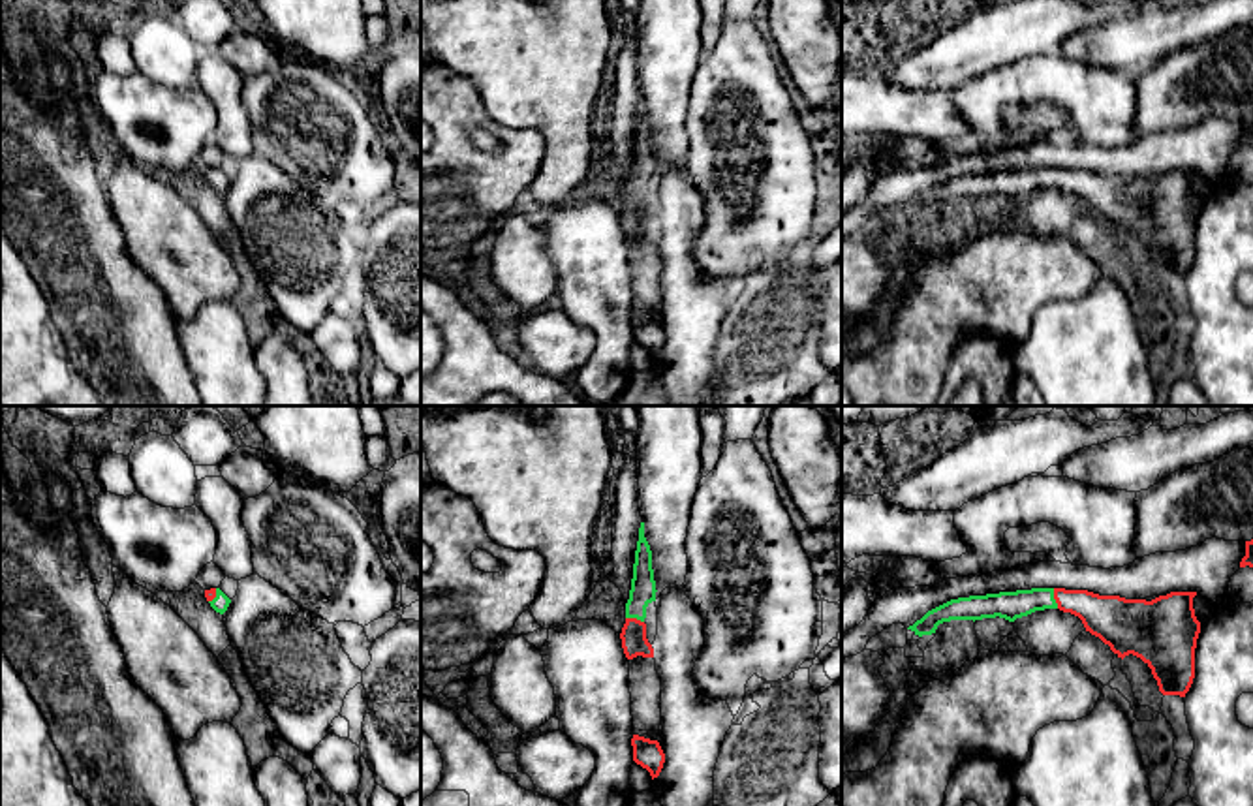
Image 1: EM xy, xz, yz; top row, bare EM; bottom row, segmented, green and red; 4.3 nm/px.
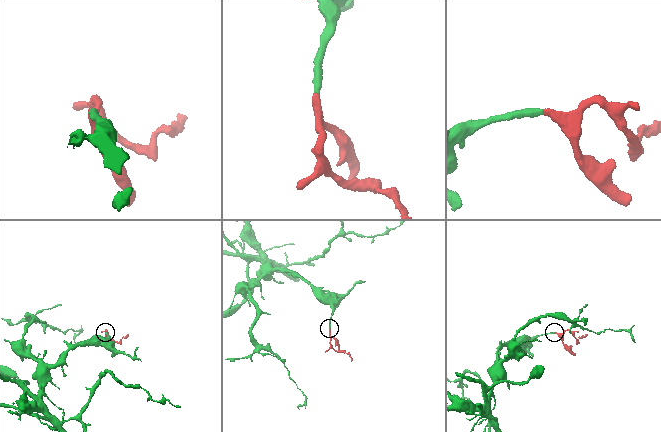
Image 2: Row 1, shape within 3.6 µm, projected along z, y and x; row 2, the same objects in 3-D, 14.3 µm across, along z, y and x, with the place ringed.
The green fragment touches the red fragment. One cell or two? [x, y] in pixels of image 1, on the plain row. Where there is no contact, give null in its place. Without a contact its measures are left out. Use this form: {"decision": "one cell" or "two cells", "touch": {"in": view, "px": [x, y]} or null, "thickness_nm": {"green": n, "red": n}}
{"decision": "one cell", "touch": {"in": "yz", "px": [1052, 177]}, "thickness_nm": {"green": 120, "red": 190}}

